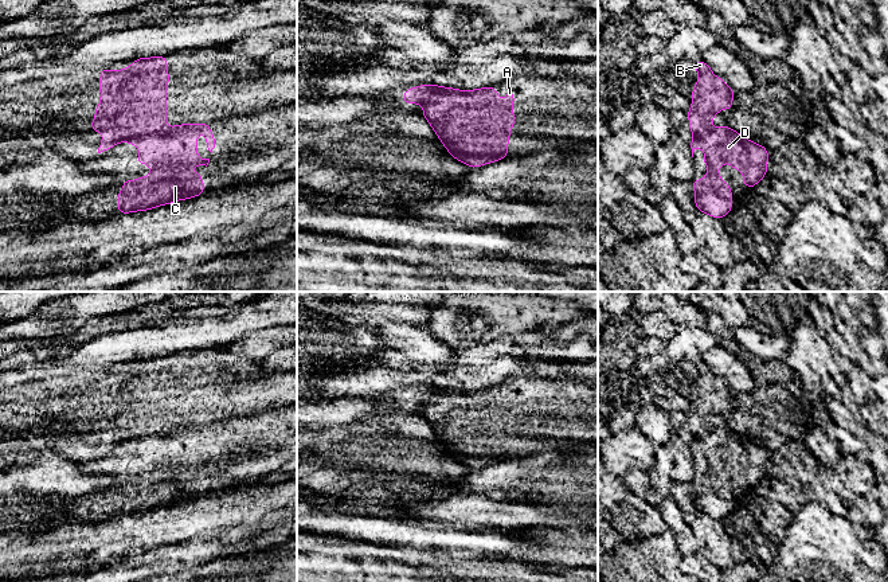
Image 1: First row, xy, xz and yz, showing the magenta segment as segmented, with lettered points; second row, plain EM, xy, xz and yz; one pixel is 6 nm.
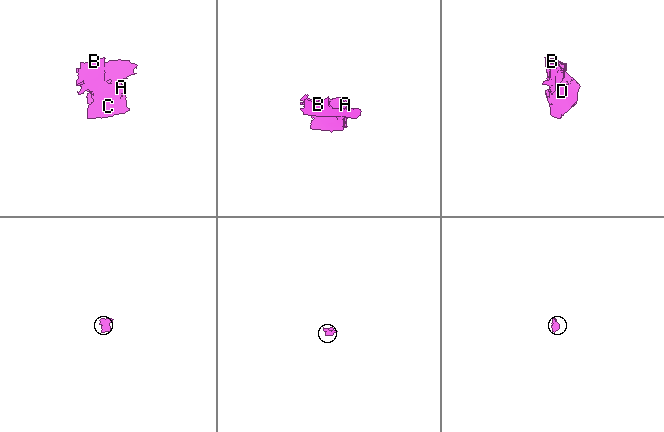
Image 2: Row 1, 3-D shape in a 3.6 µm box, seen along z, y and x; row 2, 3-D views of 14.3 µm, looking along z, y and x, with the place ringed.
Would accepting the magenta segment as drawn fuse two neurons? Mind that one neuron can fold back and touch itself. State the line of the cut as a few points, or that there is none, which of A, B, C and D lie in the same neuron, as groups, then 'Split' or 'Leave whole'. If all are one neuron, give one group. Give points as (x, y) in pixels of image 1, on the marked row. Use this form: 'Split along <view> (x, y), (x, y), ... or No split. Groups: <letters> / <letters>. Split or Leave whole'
Split along xy (167, 128), (159, 132), (136, 133), (120, 140). Groups: A C D / B. Split

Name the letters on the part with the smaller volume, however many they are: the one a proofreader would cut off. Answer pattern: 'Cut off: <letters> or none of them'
Cut off: B

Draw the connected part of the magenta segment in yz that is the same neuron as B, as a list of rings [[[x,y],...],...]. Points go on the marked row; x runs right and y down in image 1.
[[[701,59],[695,62],[699,81],[692,91],[692,108],[686,112],[689,128],[693,137],[711,130],[711,120],[724,108],[732,109],[735,91],[723,81],[712,74],[711,67]]]

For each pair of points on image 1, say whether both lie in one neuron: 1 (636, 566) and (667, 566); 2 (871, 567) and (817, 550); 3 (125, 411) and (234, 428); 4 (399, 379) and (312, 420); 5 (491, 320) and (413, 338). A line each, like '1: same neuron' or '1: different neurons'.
1: same neuron
2: same neuron
3: different neurons
4: different neurons
5: different neurons

